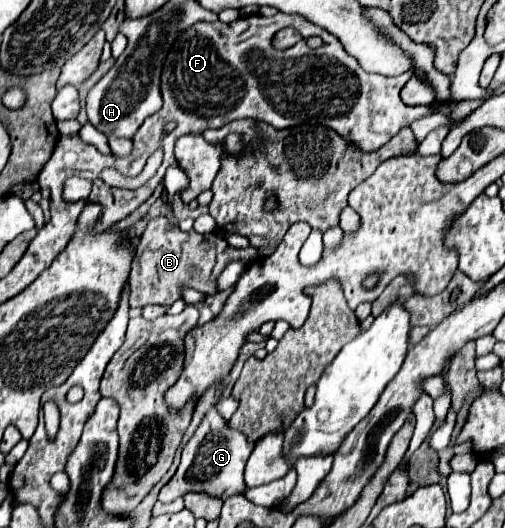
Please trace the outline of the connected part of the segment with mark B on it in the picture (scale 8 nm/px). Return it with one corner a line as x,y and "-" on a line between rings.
166,217
150,219
142,239
138,255
132,261
130,271
130,307
146,305
172,305
180,297
180,287
194,287
204,295
216,293
216,277
234,259
256,259
256,249
234,249
226,239
216,233
196,233
180,231
176,225
168,223

